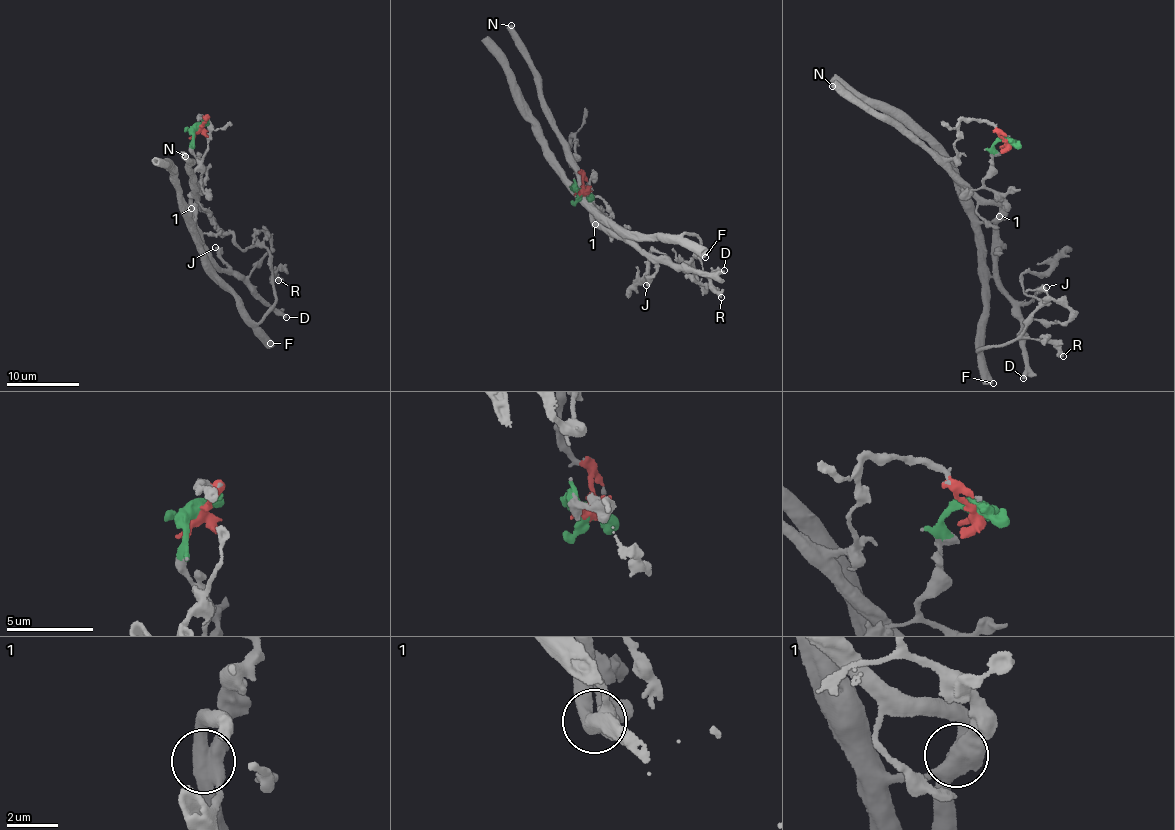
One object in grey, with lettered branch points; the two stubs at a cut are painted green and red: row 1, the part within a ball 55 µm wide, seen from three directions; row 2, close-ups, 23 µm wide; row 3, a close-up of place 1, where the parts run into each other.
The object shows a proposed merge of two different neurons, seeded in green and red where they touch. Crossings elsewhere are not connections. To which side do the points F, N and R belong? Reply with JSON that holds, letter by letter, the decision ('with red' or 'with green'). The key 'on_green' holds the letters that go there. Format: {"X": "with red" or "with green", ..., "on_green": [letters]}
{"F": "with green", "N": "with red", "R": "with green", "on_green": ["F", "R"]}

